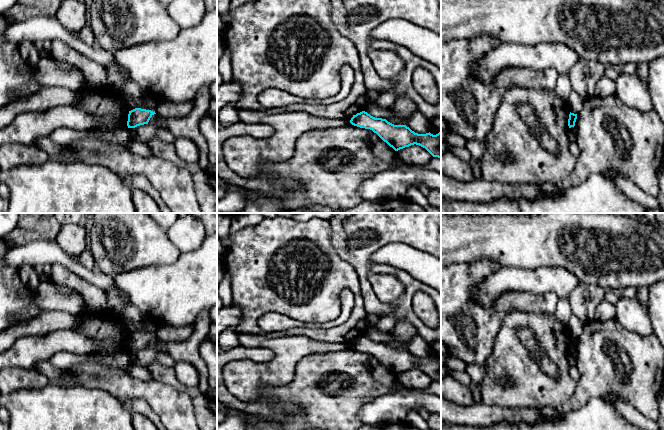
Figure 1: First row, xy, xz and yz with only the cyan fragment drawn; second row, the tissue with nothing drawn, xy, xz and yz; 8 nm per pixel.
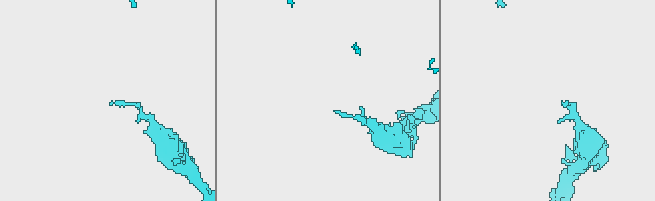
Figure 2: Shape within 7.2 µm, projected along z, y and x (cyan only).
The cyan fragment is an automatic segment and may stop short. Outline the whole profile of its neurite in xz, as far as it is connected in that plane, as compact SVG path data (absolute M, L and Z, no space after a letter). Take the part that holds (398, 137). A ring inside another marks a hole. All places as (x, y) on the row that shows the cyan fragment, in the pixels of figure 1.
M365 111L353 115L350 123L372 130L395 151L416 144L425 148L433 157L441 158L441 132L436 135L430 132L418 134L406 125L394 125L386 119L375 118Z

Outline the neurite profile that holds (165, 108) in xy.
M162 99L159 100L155 108L155 113L165 118L180 119L186 117L193 109L193 106L193 100L184 103L176 103Z

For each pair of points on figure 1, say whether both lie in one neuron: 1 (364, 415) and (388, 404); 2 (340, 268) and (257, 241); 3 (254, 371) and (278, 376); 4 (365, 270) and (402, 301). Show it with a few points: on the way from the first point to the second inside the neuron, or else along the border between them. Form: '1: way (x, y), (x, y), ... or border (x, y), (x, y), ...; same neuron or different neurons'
1: way (370, 413), (382, 410); same neuron
2: way (323, 246), (318, 239), (306, 234), (279, 241); same neuron
3: way (260, 374), (272, 374); same neuron
4: way (365, 285), (368, 295), (380, 307), (387, 307); same neuron

